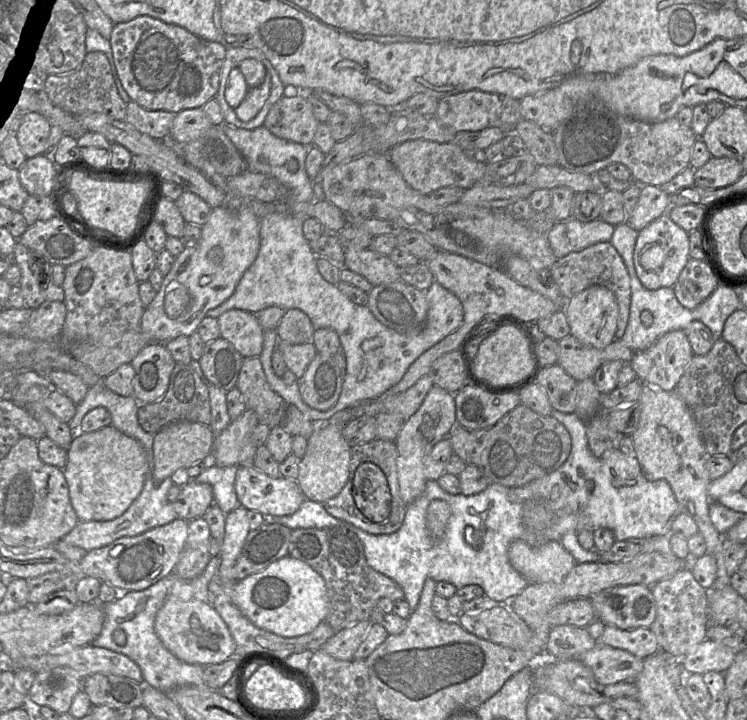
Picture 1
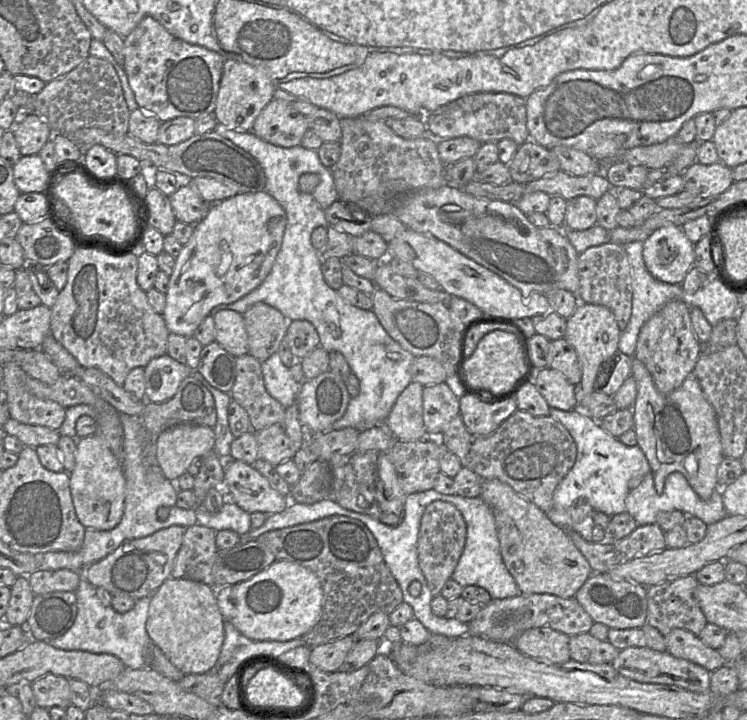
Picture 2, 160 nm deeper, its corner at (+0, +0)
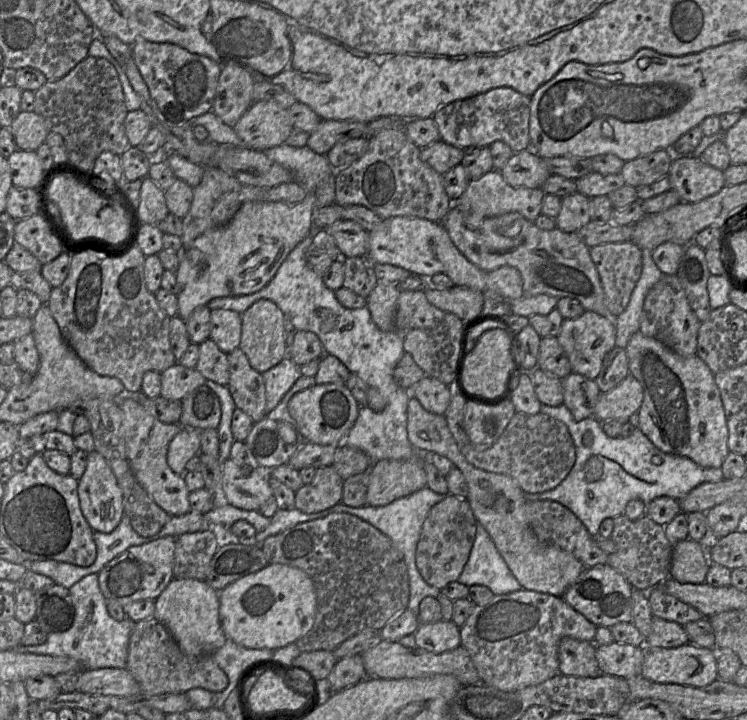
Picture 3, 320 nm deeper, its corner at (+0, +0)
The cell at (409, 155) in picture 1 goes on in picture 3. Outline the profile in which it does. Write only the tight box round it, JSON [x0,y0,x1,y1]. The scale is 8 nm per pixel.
[500,149,551,188]

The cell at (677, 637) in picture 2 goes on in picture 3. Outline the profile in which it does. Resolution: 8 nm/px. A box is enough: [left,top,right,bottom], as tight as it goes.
[645,616,689,648]

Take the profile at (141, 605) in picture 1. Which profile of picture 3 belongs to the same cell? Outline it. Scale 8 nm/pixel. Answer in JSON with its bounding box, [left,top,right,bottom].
[11,573,136,669]

